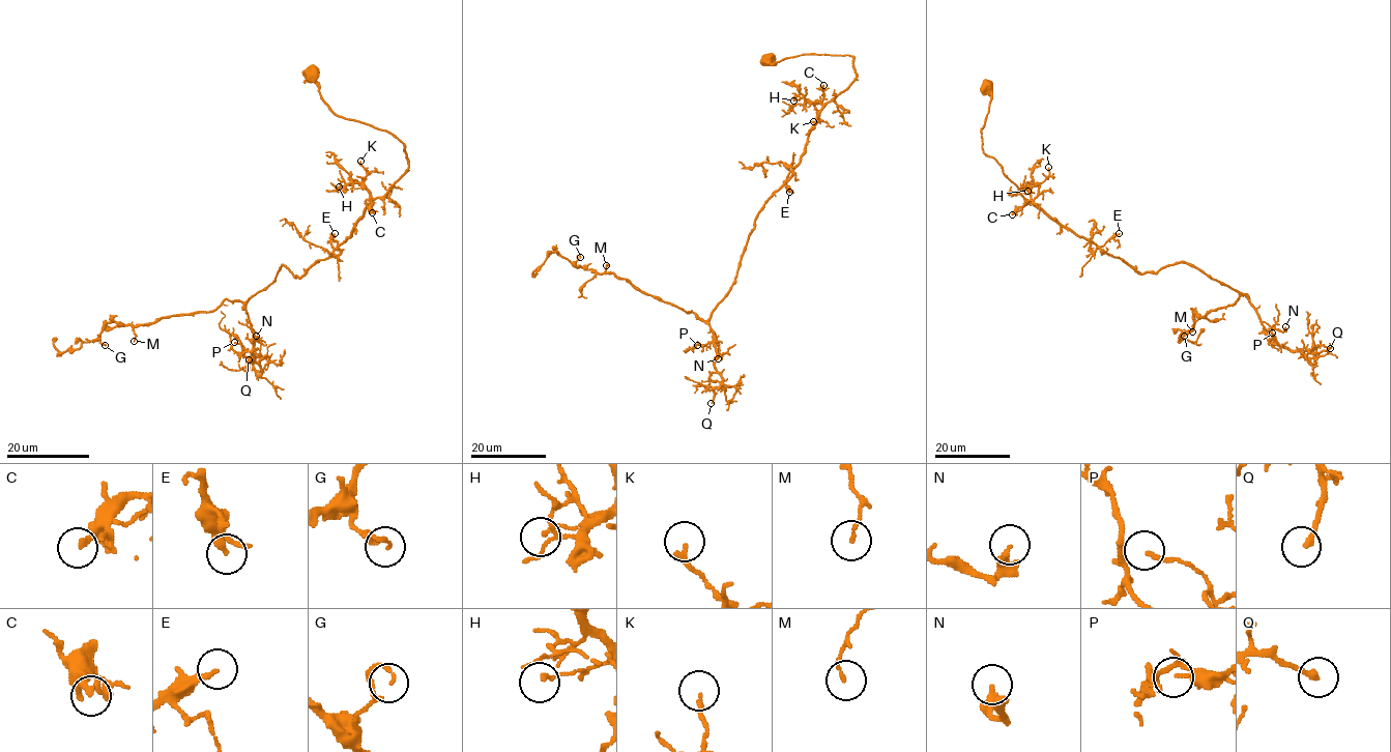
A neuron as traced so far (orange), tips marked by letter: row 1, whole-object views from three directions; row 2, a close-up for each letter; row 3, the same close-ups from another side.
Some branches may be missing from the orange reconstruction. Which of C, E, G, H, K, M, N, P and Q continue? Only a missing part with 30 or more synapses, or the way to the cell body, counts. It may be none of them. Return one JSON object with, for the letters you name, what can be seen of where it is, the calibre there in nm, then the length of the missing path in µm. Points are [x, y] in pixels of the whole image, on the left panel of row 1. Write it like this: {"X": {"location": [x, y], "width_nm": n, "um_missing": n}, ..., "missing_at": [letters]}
{"Q": {"location": [249, 359], "width_nm": 220, "um_missing": 10}, "missing_at": ["Q"]}

